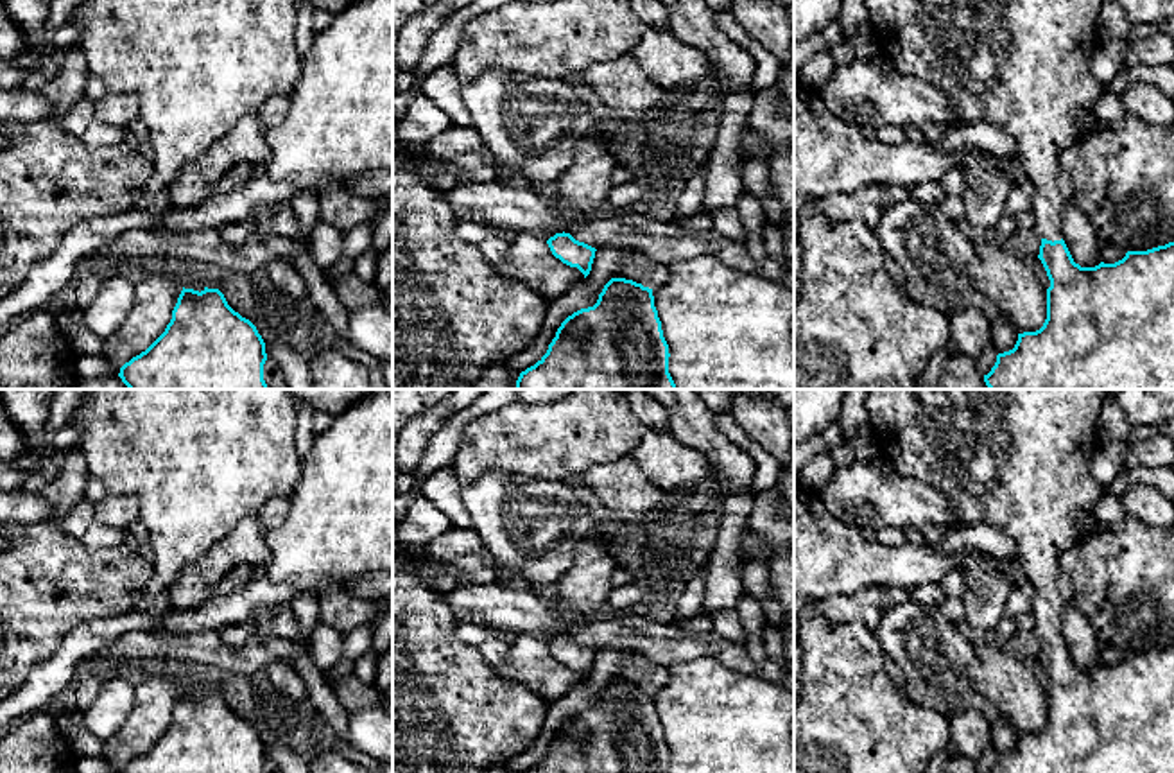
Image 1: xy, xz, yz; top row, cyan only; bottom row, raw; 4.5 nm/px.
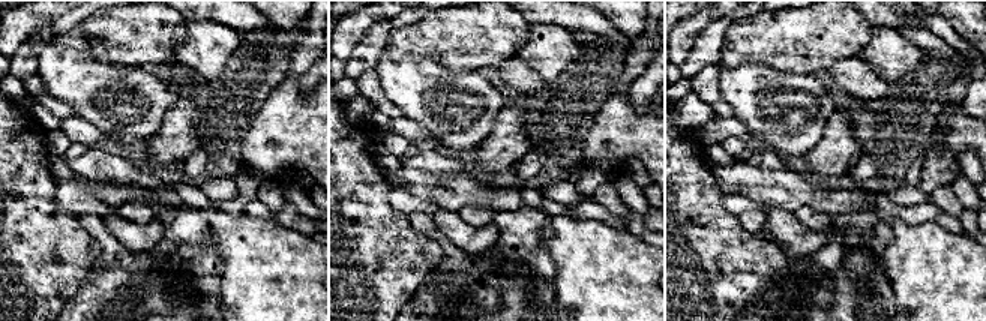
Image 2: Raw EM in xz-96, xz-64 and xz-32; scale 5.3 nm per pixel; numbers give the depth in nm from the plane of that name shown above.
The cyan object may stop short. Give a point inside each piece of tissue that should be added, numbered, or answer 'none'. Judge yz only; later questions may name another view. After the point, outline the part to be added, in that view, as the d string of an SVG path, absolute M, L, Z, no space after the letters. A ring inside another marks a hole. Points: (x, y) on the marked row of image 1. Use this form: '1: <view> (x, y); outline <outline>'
1: yz (1022, 65); outline M864 0L866 9L871 18L871 27L880 52L889 57L896 72L914 77L919 83L927 83L941 88L957 108L957 122L971 126L977 122L988 122L991 126L1002 127L1014 140L1013 158L1018 158L1022 169L1027 176L1029 185L1034 190L1031 212L1034 215L1034 231L1040 239L1061 240L1061 212L1065 204L1074 197L1070 178L1059 163L1059 154L1065 147L1072 147L1079 142L1079 117L1084 111L1093 111L1099 97L1104 93L1104 86L1093 77L1090 70L1090 59L1097 48L1097 18L1104 0Z

